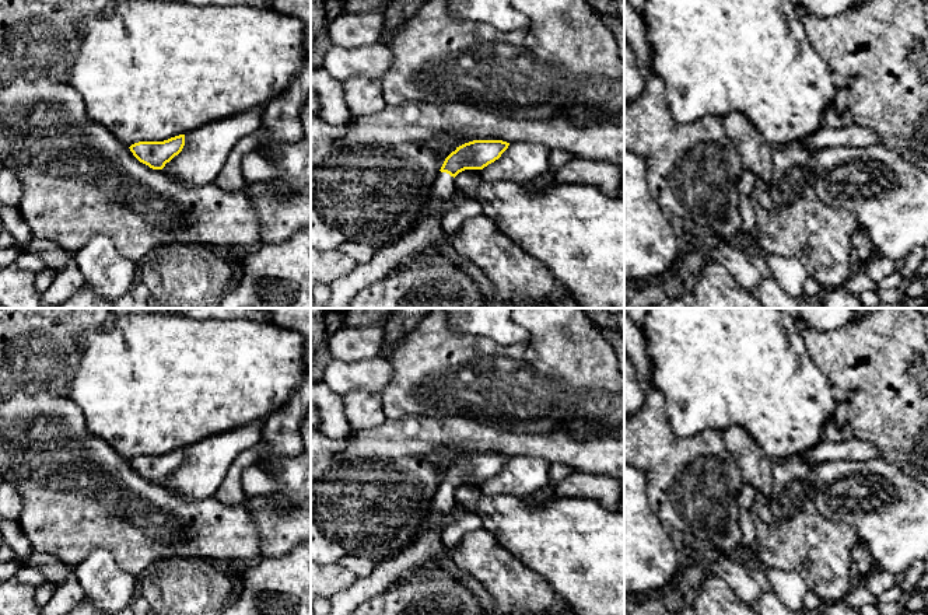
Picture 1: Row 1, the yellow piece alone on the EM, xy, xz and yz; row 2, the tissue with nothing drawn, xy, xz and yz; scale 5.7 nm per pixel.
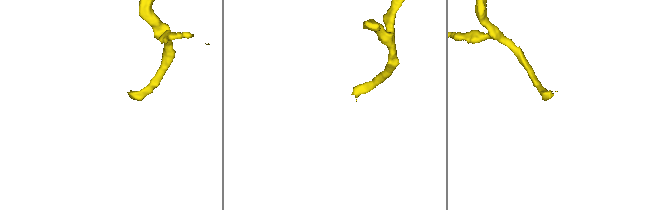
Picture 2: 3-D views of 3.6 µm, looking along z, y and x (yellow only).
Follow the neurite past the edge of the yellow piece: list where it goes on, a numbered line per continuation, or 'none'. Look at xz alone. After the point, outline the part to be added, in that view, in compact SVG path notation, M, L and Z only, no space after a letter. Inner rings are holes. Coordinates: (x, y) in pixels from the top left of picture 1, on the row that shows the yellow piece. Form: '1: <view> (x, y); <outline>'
1: xz (430, 231); M438 172L430 198L424 207L424 221L414 230L407 230L402 237L375 249L372 259L335 280L330 284L332 296L328 308L349 308L358 291L382 279L402 258L435 244L444 256L466 272L488 297L494 296L494 287L481 269L465 262L454 249L451 240L444 234L438 210L441 203L455 191L455 178L447 172Z

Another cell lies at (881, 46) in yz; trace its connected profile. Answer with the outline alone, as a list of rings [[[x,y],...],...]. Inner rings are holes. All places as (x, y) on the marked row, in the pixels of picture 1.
[[[869,0],[861,6],[851,6],[845,11],[827,18],[805,15],[802,17],[802,22],[815,50],[827,62],[833,71],[841,73],[847,78],[847,109],[851,112],[854,123],[876,132],[886,147],[896,150],[907,163],[928,175],[928,28],[925,21],[925,4],[925,0]]]

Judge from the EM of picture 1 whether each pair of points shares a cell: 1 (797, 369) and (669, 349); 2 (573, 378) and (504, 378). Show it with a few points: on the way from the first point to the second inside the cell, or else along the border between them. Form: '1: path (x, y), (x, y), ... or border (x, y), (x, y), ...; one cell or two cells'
1: path (764, 369), (752, 369), (720, 349), (701, 349); one cell
2: path (556, 378), (521, 378); one cell

